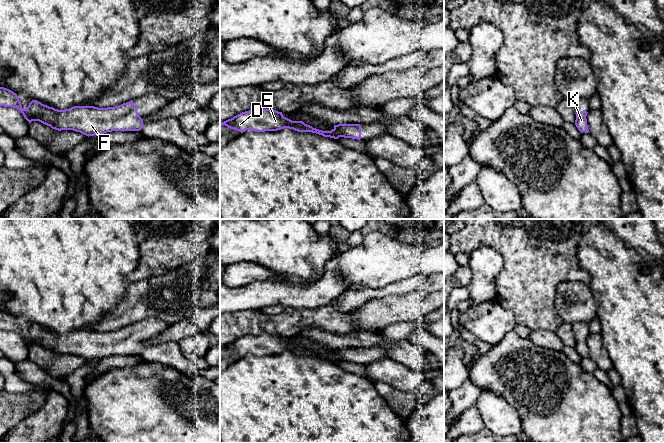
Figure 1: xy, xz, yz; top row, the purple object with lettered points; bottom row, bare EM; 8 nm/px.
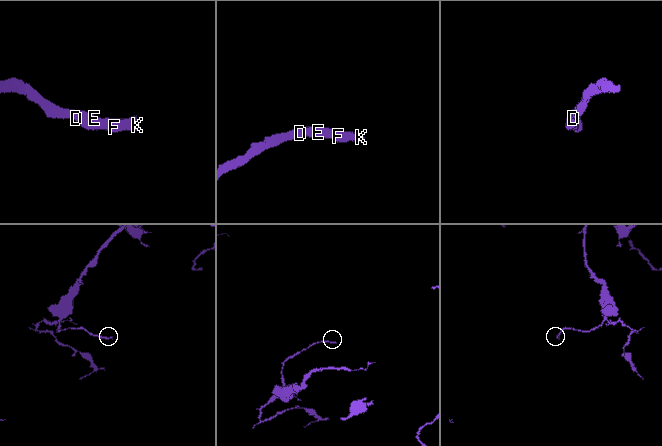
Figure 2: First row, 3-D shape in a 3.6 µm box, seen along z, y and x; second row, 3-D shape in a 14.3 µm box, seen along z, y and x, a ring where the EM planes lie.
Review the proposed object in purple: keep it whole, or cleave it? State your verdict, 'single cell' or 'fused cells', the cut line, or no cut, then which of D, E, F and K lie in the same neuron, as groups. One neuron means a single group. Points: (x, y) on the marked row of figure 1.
single cell; no cut; D E F K

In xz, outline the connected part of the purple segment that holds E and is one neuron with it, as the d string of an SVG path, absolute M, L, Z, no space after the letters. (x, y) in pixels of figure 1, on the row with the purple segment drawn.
M261 109L258 111L249 110L242 112L233 118L220 123L220 127L223 125L241 133L246 130L265 132L289 128L298 132L312 132L334 139L338 139L339 137L357 140L361 139L360 124L338 124L334 125L334 128L331 131L322 131L313 128L302 121L292 121L284 117L282 112L270 109Z

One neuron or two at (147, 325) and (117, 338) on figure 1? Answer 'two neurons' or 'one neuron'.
one neuron

